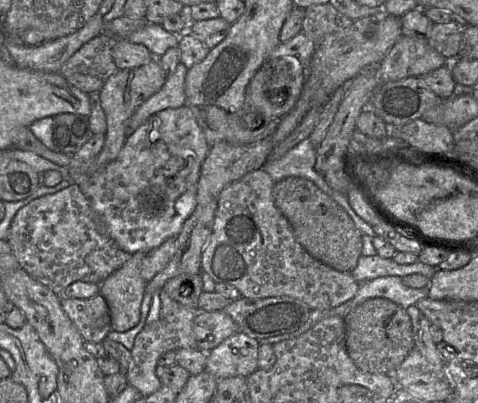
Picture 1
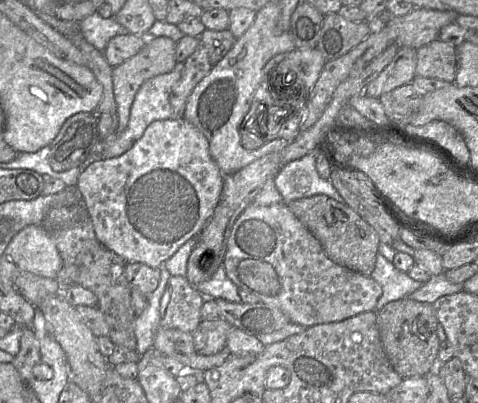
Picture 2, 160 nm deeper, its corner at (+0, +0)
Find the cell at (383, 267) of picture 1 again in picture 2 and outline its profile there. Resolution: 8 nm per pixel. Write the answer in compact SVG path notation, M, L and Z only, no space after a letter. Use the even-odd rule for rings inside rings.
M380 253L376 256L375 268L370 277L382 287L382 295L377 302L375 311L379 311L389 302L409 297L423 284L413 280L408 273L398 270Z

